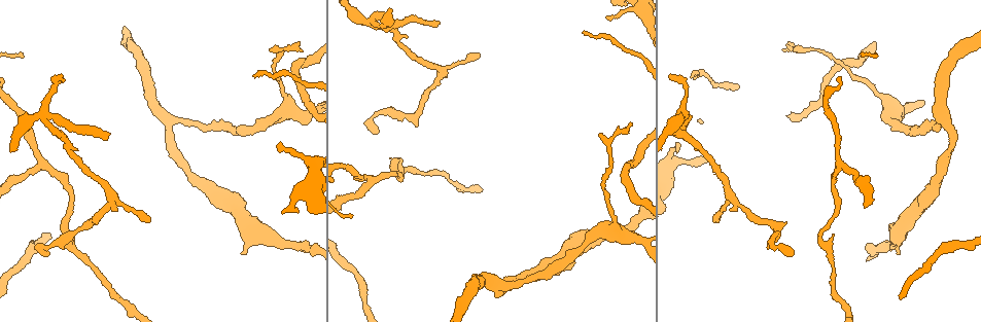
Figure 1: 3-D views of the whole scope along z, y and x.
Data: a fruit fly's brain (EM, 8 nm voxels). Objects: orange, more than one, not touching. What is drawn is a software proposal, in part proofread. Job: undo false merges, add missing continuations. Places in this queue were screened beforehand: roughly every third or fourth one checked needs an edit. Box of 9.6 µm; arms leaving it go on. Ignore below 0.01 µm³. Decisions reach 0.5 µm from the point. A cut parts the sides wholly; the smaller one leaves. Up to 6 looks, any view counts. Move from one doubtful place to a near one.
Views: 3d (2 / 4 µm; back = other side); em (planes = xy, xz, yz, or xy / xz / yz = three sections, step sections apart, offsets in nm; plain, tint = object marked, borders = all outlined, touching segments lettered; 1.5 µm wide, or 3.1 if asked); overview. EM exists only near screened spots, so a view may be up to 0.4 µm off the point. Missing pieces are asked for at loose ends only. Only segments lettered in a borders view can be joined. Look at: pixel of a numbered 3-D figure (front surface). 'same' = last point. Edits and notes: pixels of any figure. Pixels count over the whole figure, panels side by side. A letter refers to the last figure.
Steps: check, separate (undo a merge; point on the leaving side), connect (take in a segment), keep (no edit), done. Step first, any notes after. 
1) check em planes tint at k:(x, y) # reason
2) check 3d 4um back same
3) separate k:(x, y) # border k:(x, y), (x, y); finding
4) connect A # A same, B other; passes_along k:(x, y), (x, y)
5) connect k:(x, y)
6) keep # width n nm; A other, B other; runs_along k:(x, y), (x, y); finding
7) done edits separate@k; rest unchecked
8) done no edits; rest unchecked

check em planes borders at 1:(241, 253) # an open end

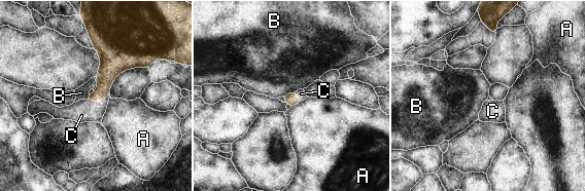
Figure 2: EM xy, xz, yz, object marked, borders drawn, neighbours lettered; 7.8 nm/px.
connect C # A other, B other, C same; passes_along 2:(107, 72), (96, 101), (82, 111); the neuron continues

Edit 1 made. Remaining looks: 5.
check overview

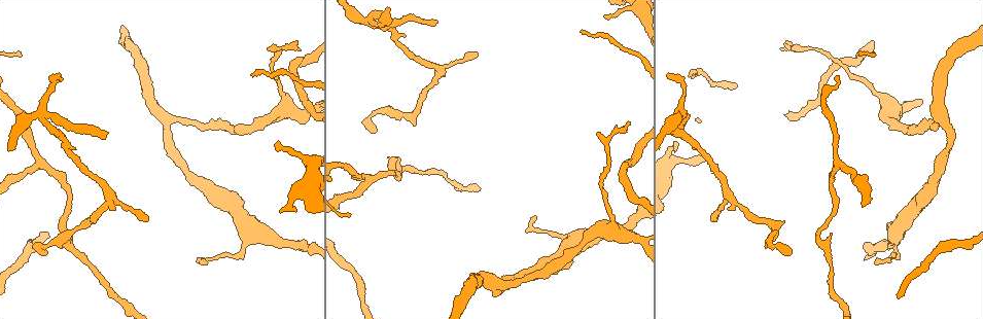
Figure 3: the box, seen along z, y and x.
check 3d 4um at 3:(42, 246) # abrupt turn

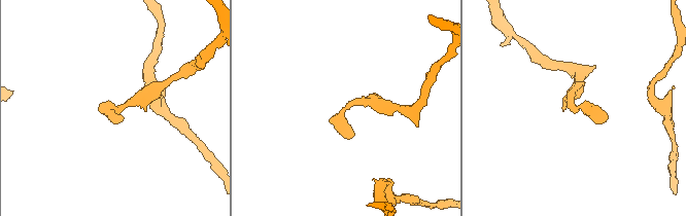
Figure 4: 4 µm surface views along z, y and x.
check em planes borders at 4:(114, 107) # now the EM

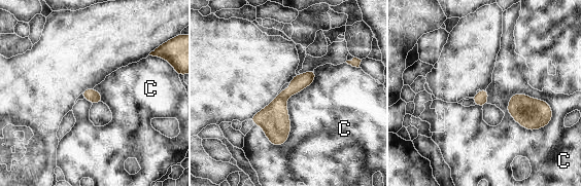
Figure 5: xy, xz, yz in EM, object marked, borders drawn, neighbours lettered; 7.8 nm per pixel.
keep # C other; runs_along 5:(312, 73), (279, 102), (276, 143); all the same neuron

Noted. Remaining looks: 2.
check em xz step 4 tint at 3:(370, 18) # thin neck

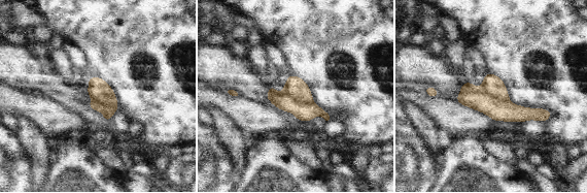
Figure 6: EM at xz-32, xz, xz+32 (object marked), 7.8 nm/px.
check em xz step 4 borders same # what lies round it

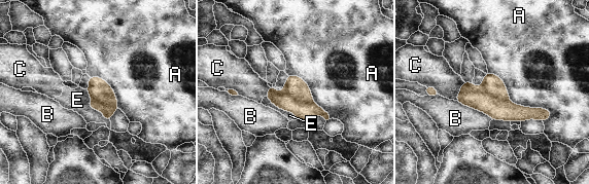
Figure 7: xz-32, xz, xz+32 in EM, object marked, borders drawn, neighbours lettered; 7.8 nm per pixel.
separate 7:(304, 111) # width 180 nm; A other, B other, C other, E other; part_leaving 7:(458, 99), (546, 114); two neurons meet here

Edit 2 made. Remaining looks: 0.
done edits connect@2, separate@7; rest unchecked

